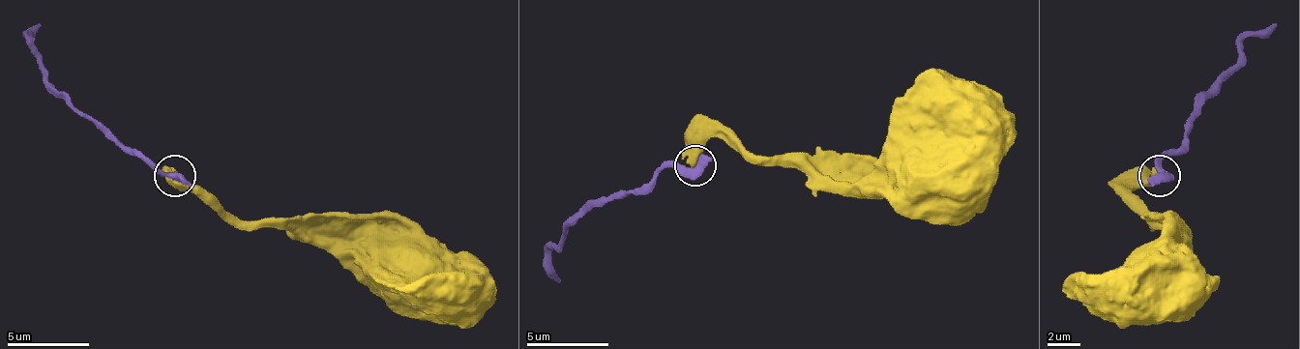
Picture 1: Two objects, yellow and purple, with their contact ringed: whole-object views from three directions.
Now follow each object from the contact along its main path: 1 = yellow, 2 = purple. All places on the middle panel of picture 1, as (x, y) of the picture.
1: (694, 164), (714, 135), (726, 135), (764, 164), (813, 164), (838, 185), (874, 185), (907, 164), (949, 160)
2: (697, 164), (661, 168), (628, 193), (599, 197), (549, 250), (549, 271), (558, 283)

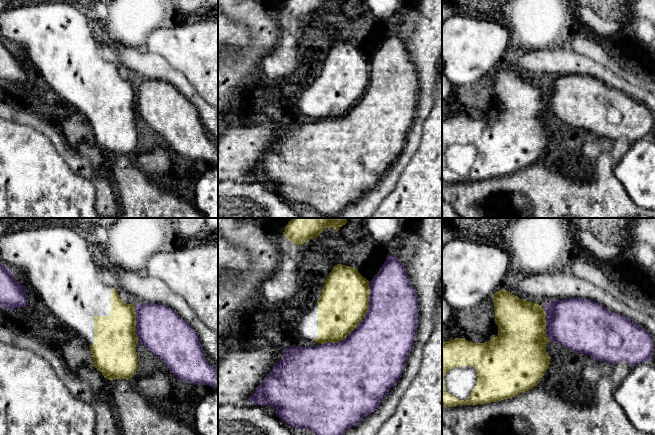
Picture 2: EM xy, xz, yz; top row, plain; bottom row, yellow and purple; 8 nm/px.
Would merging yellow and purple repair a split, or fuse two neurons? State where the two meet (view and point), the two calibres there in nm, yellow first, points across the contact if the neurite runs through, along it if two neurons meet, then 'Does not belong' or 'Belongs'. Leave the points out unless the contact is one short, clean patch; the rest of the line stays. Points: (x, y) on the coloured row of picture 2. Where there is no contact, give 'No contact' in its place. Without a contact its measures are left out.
Touches yellow at xz (361, 320). Thickness 400 nm (yellow) against 480 nm. Does not belong

